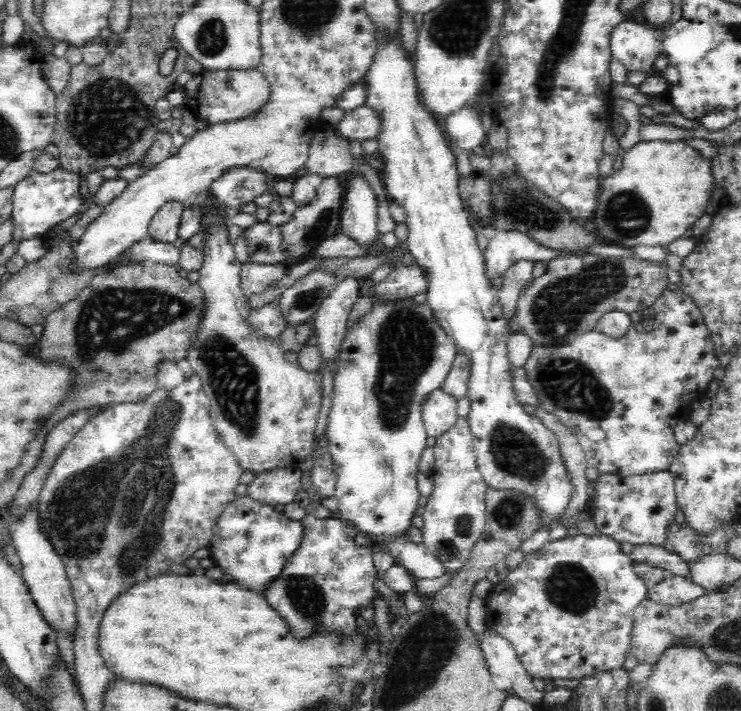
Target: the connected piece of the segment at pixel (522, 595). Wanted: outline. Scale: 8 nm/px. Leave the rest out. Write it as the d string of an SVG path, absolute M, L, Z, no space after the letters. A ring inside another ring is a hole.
M604 533L601 534L594 534L592 536L588 536L588 534L576 534L575 536L568 536L564 537L558 540L547 540L541 548L538 548L538 550L533 551L531 553L525 554L524 560L518 564L518 566L515 569L512 569L506 578L504 580L501 580L499 583L496 582L493 587L490 589L487 598L485 599L485 604L487 605L487 628L495 628L502 636L505 636L509 641L510 644L514 647L514 650L516 651L516 654L518 654L519 659L522 661L522 664L524 665L524 668L529 672L529 674L534 678L542 678L550 677L552 679L555 678L580 678L585 679L594 675L599 675L603 672L608 672L611 670L614 670L616 668L620 668L624 662L624 659L627 656L627 652L629 652L631 648L631 632L634 627L634 619L632 618L634 609L642 603L644 600L647 600L647 584L645 580L642 580L636 573L635 568L633 567L633 560L626 555L622 551L622 548L620 547L620 542L615 539L615 537L608 536Z

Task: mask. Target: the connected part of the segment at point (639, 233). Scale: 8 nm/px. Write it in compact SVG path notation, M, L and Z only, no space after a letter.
M640 140L629 149L625 150L622 160L622 166L620 170L613 169L611 174L606 177L601 177L599 181L599 192L597 193L595 212L591 218L594 223L594 236L600 243L608 245L622 246L622 248L634 248L638 244L644 244L644 246L665 246L669 245L673 240L680 238L684 235L686 228L696 222L696 220L703 215L705 211L709 211L712 207L712 201L710 199L710 190L714 182L712 175L710 175L710 167L708 167L708 159L702 157L701 153L692 149L692 147L686 145L681 141L661 141L653 140L652 142L644 142Z

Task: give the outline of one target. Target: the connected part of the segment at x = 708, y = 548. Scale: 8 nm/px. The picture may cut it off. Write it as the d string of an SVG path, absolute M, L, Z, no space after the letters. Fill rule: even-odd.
M674 520L668 522L664 535L666 535L665 544L672 545L673 551L677 552L686 562L714 552L712 544L708 542L710 533L698 532L687 522L683 524L678 524Z

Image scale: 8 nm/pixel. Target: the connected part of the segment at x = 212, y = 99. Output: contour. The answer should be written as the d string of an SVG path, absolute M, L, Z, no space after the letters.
M260 70L252 71L206 71L192 74L192 78L182 86L184 106L198 120L208 126L234 124L242 120L254 120L262 114L270 100L270 85Z

